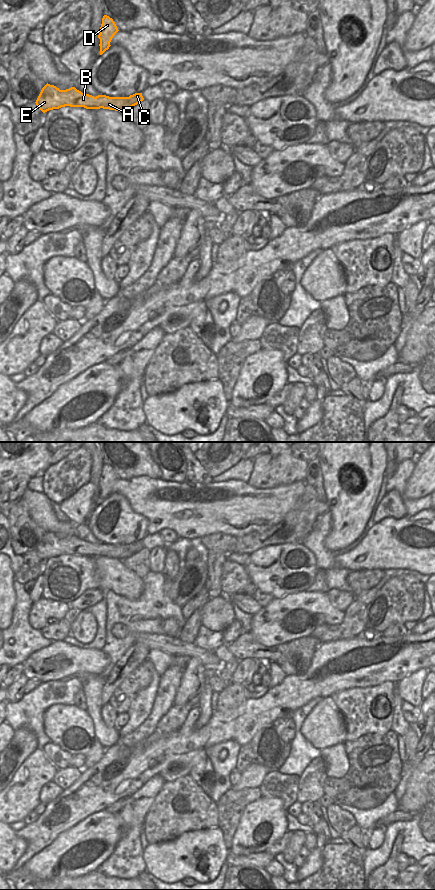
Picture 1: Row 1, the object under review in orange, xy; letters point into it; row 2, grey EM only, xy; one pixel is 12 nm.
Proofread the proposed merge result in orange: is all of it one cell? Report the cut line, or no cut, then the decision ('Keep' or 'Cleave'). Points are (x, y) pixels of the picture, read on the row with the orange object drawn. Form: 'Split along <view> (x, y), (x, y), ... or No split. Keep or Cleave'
Split along xy (128, 97), (133, 105). Cleave

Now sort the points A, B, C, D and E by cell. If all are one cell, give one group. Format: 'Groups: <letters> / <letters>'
Groups: A B E / C D

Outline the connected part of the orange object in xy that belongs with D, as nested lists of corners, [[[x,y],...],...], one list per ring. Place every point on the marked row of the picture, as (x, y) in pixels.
[[[104,15],[102,18],[100,33],[98,35],[98,38],[100,39],[100,55],[109,49],[111,46],[110,42],[118,31],[119,30],[113,19],[107,15]]]

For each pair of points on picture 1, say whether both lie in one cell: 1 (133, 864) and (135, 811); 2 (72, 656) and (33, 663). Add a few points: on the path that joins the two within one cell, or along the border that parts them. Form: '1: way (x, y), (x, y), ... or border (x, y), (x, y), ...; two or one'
1: way (129, 851), (132, 824); one
2: way (62, 660), (53, 663), (43, 663); one

